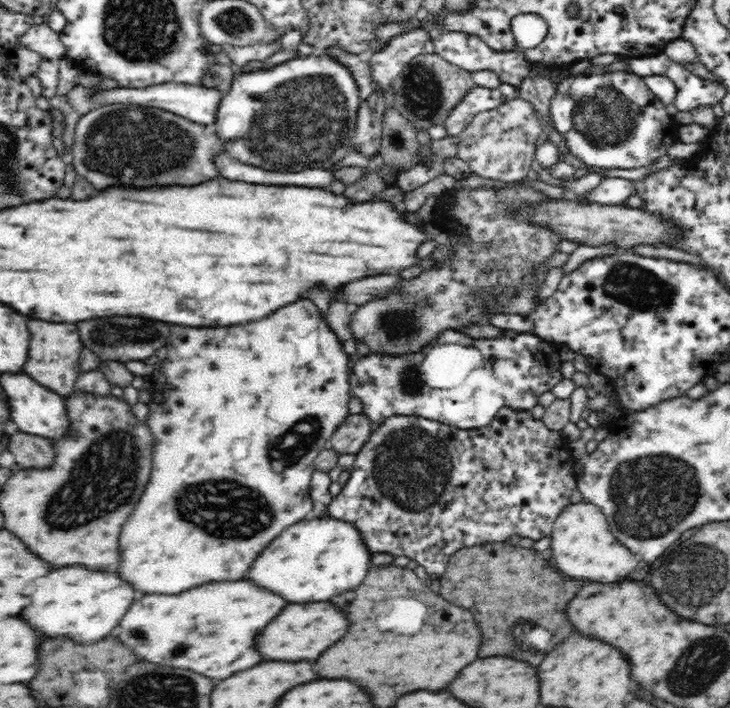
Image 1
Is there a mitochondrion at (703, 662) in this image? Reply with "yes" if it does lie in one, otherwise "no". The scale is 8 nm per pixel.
yes

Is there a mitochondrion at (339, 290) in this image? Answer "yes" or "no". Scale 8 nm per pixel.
no

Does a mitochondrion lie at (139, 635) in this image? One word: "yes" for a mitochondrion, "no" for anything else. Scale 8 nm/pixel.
no

